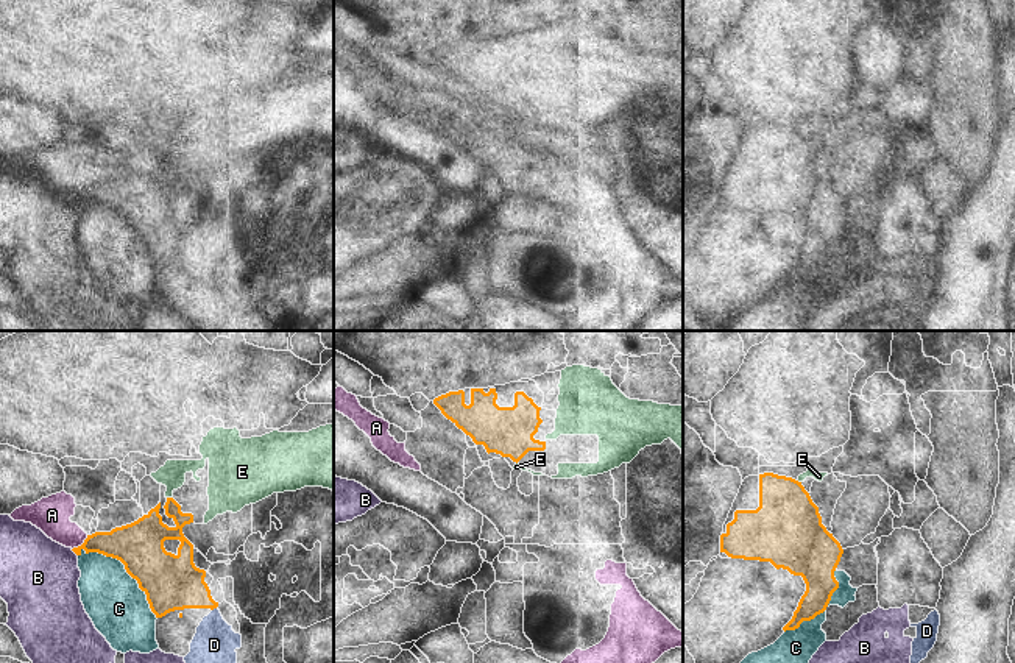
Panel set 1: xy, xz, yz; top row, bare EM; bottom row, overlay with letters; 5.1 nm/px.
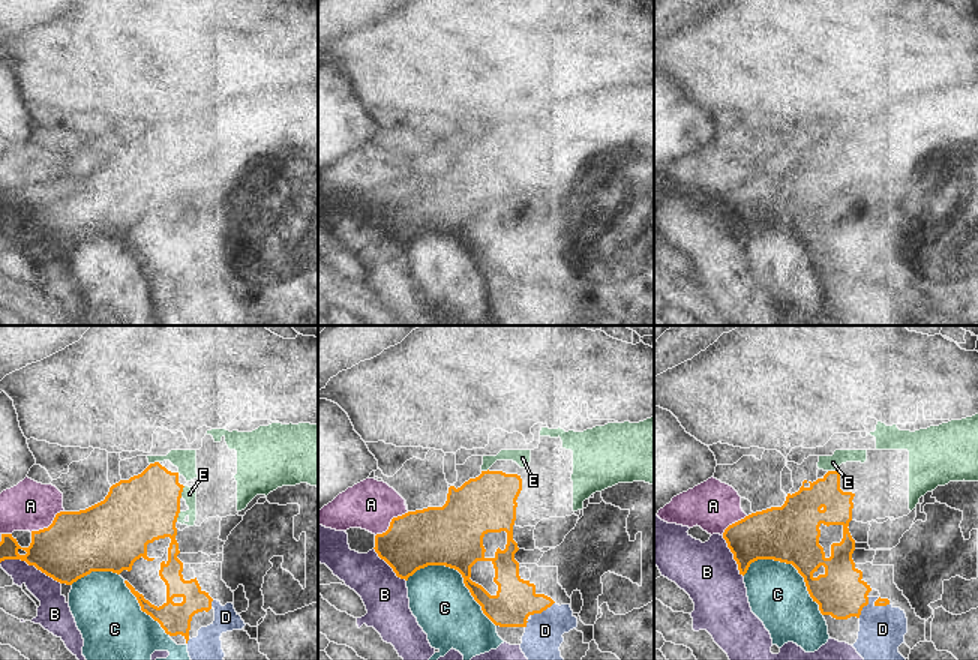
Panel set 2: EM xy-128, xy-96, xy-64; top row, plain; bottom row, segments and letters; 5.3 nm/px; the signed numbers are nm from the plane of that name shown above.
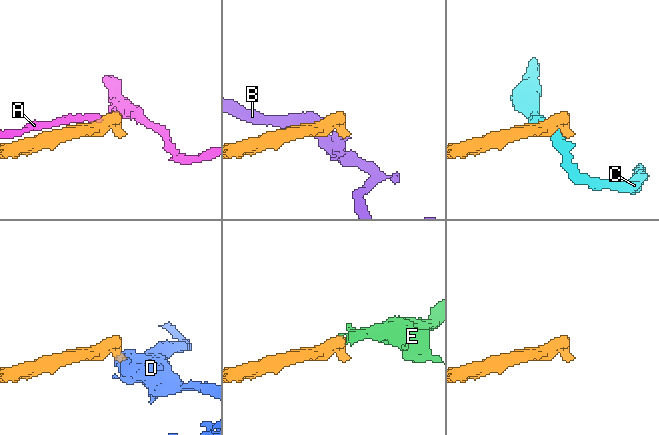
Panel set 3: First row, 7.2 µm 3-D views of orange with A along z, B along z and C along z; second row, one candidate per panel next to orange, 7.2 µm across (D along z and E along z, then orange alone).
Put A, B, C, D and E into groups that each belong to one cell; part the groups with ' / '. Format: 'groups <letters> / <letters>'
groups A / B / C / D / E

